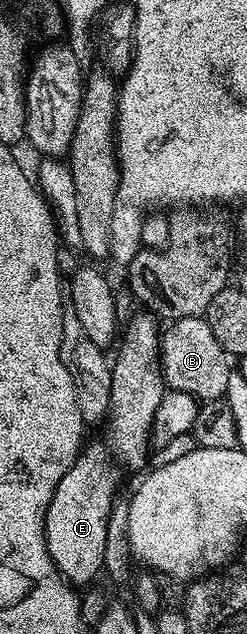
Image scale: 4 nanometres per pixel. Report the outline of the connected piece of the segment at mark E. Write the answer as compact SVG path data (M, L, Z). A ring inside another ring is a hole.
M86 455L82 456L81 462L75 462L67 470L65 477L61 477L61 481L57 481L57 489L51 495L49 509L45 517L47 552L55 563L56 572L72 585L87 583L98 571L102 572L104 570L106 523L110 516L112 503L117 499L114 485L107 483L106 477L103 476L102 457L99 455Z

